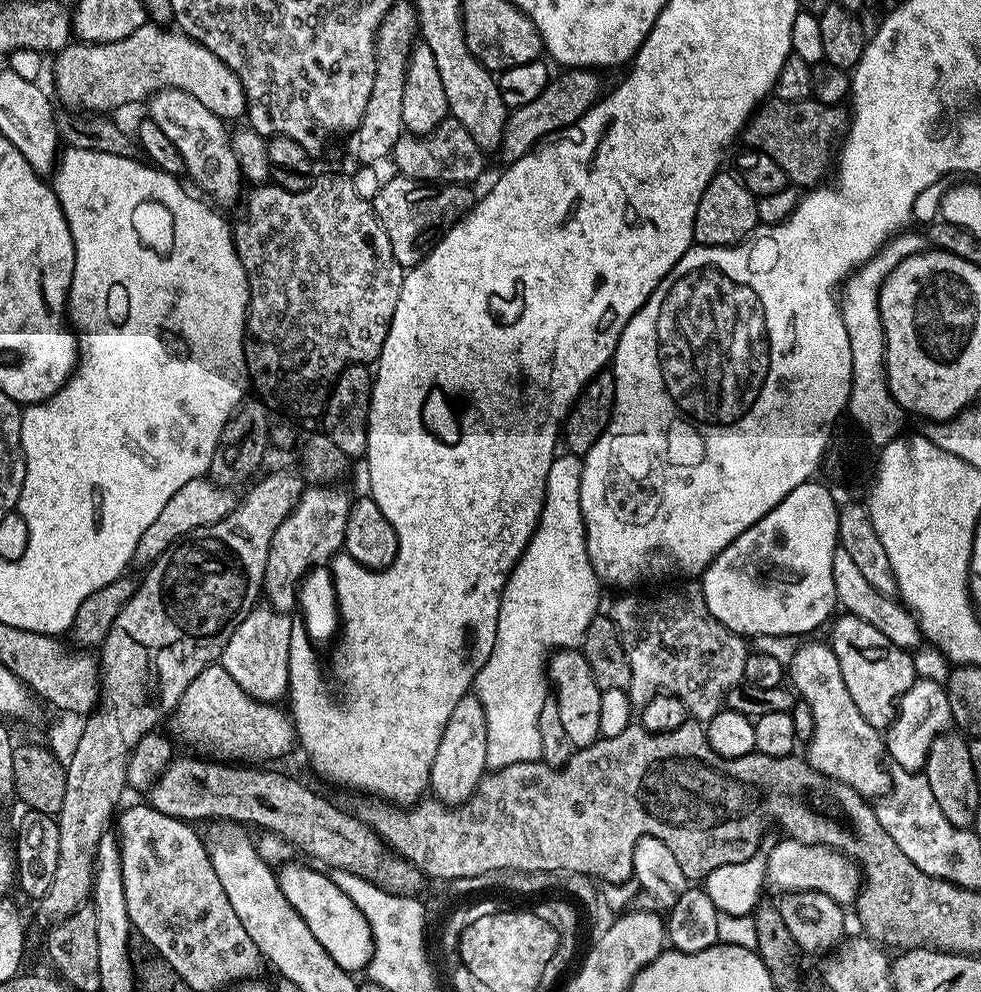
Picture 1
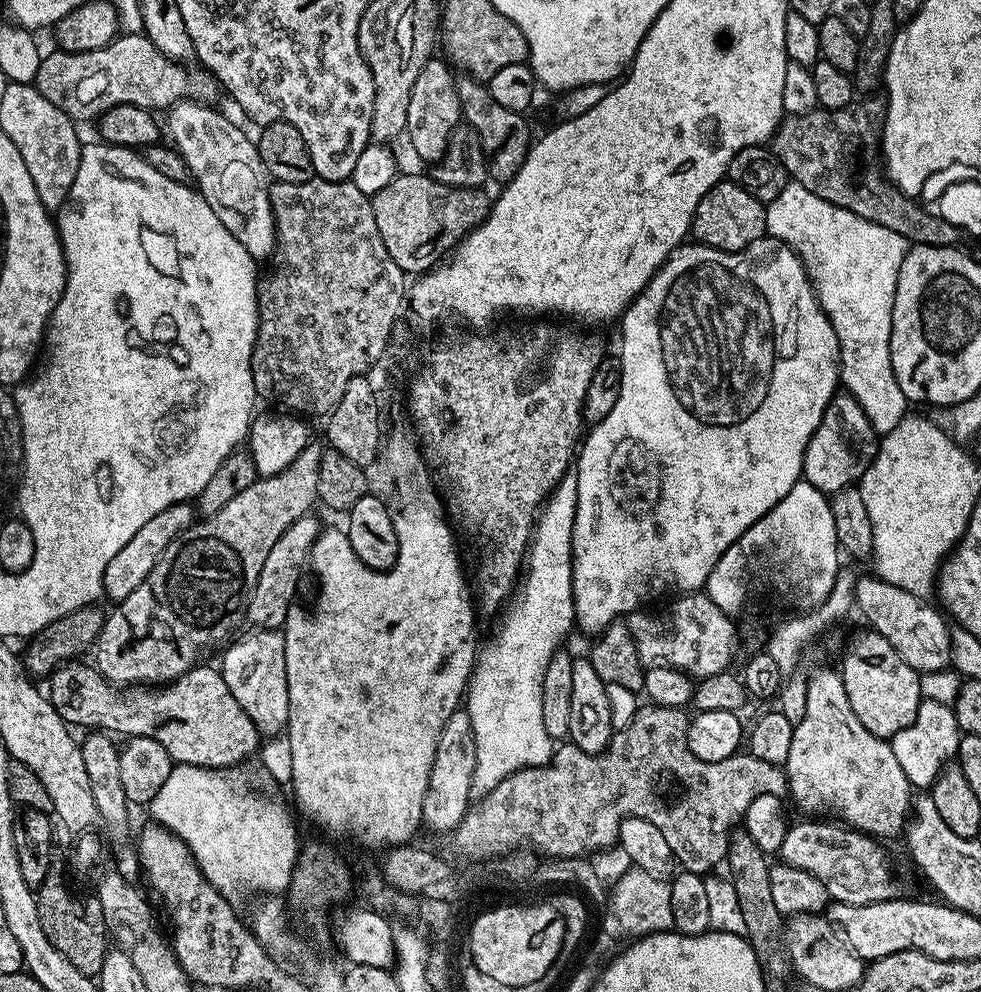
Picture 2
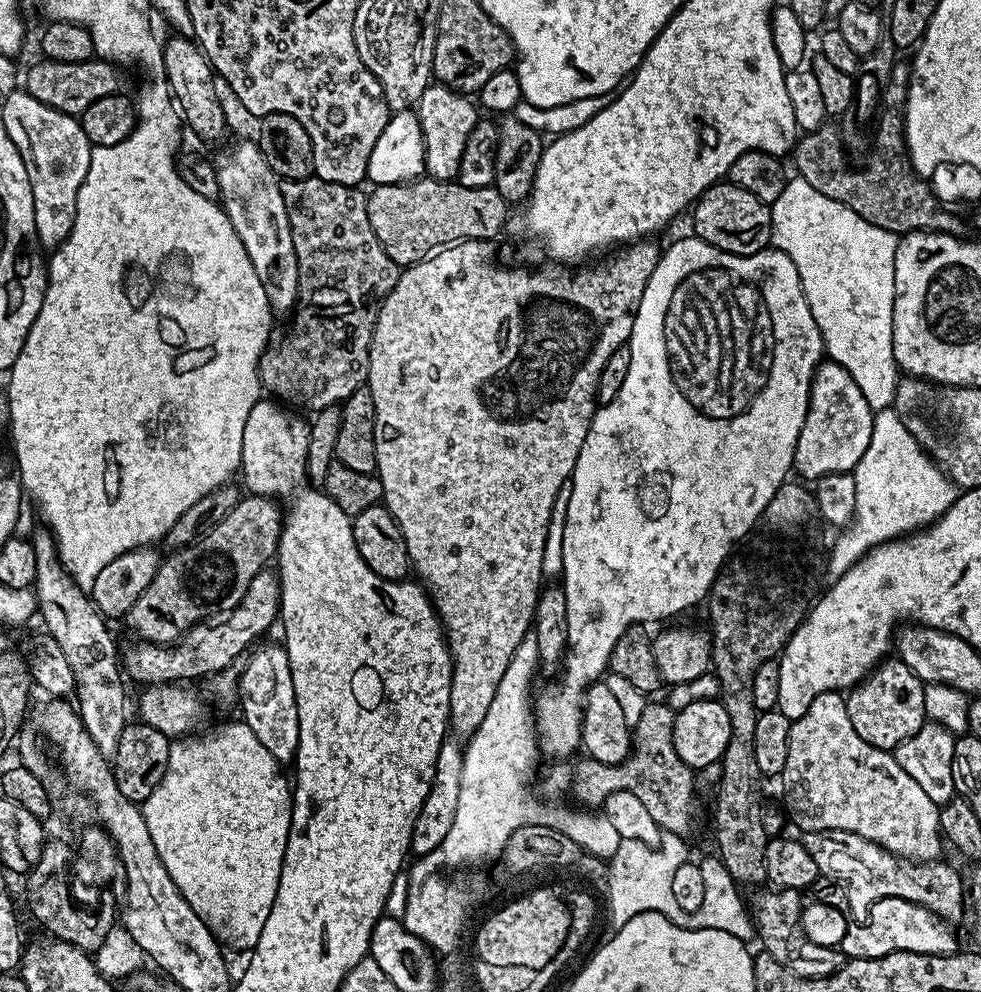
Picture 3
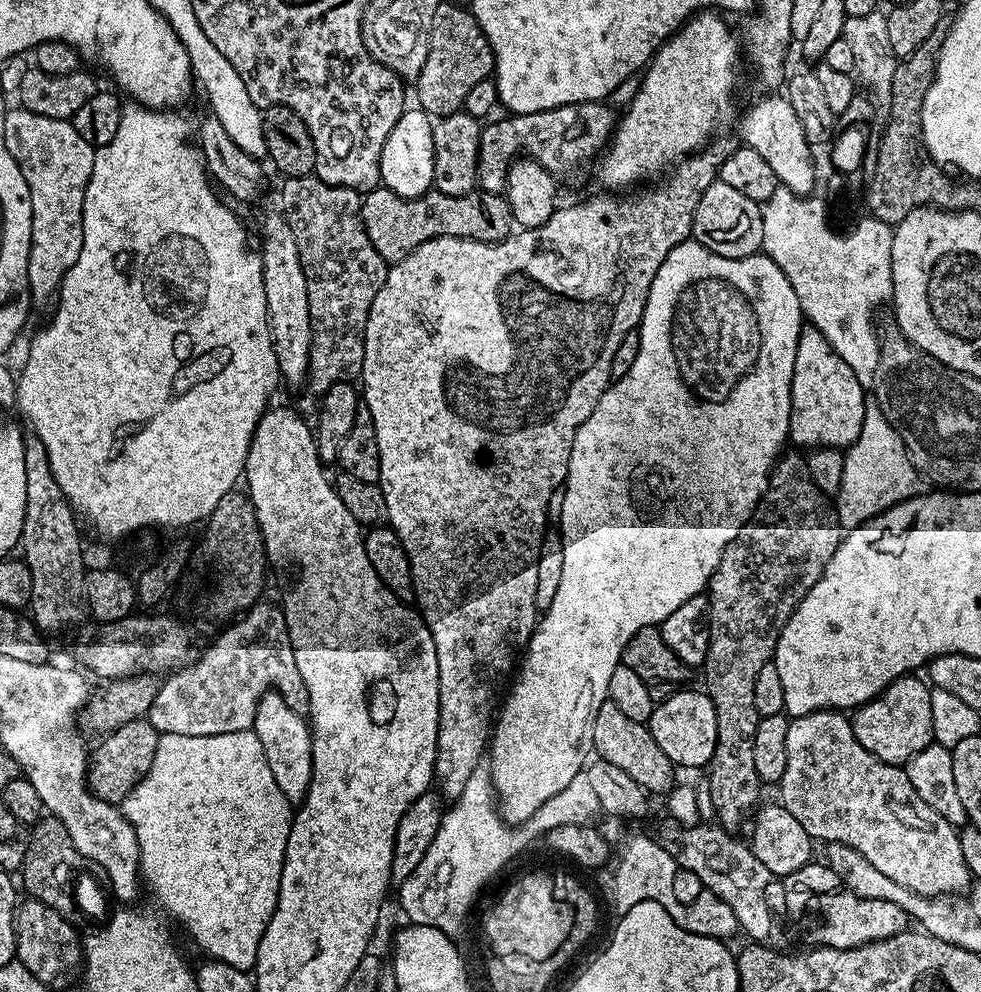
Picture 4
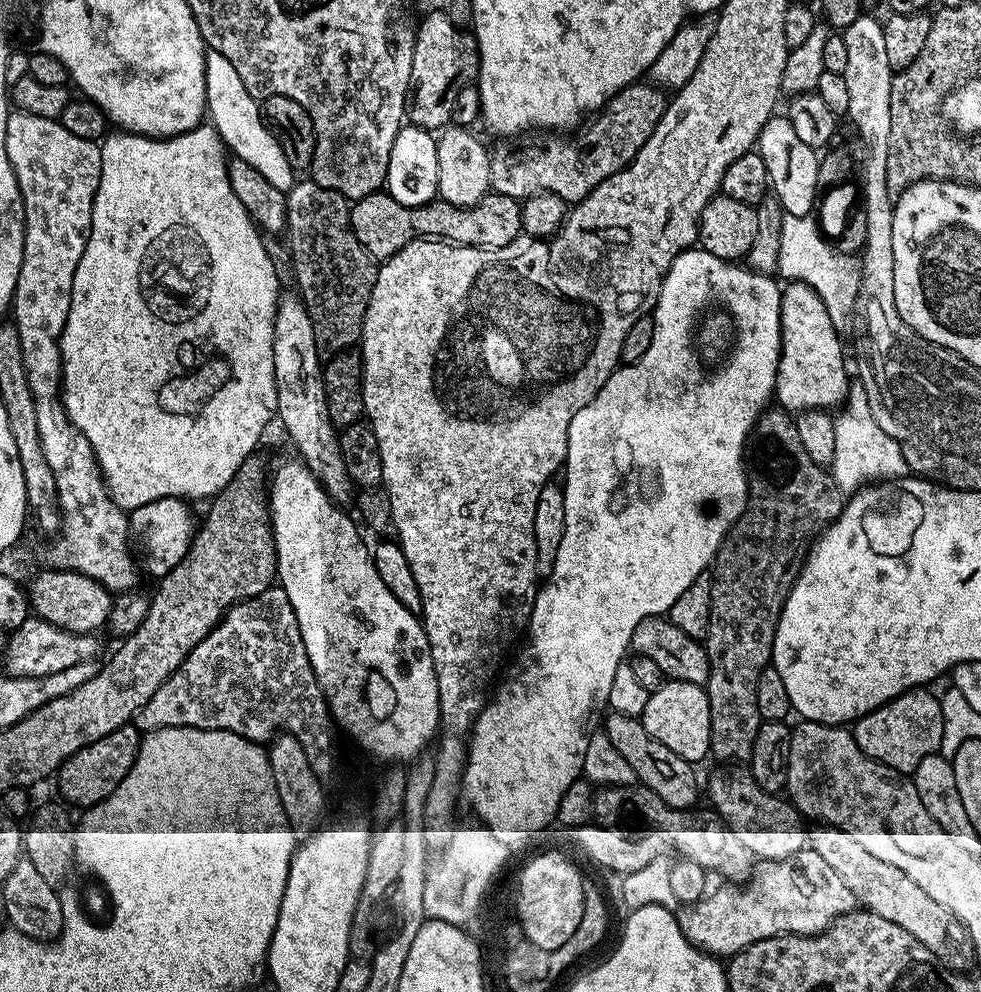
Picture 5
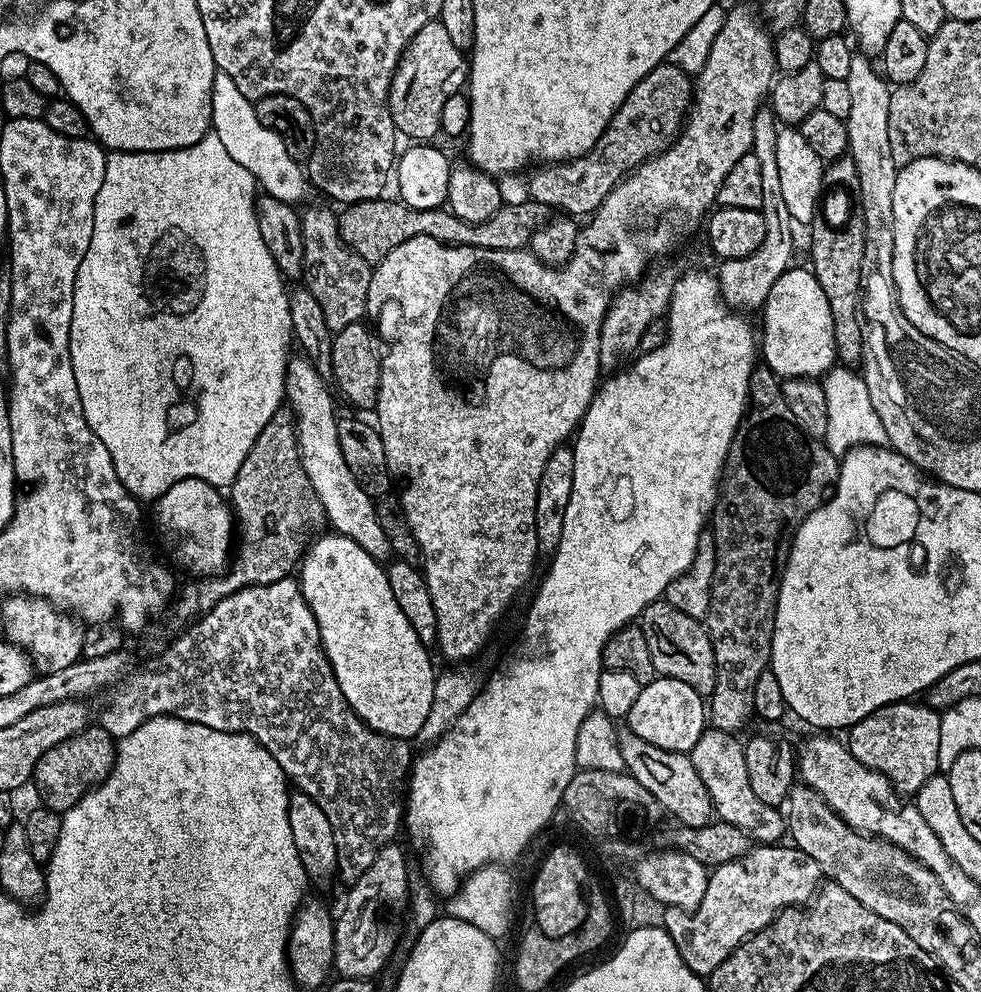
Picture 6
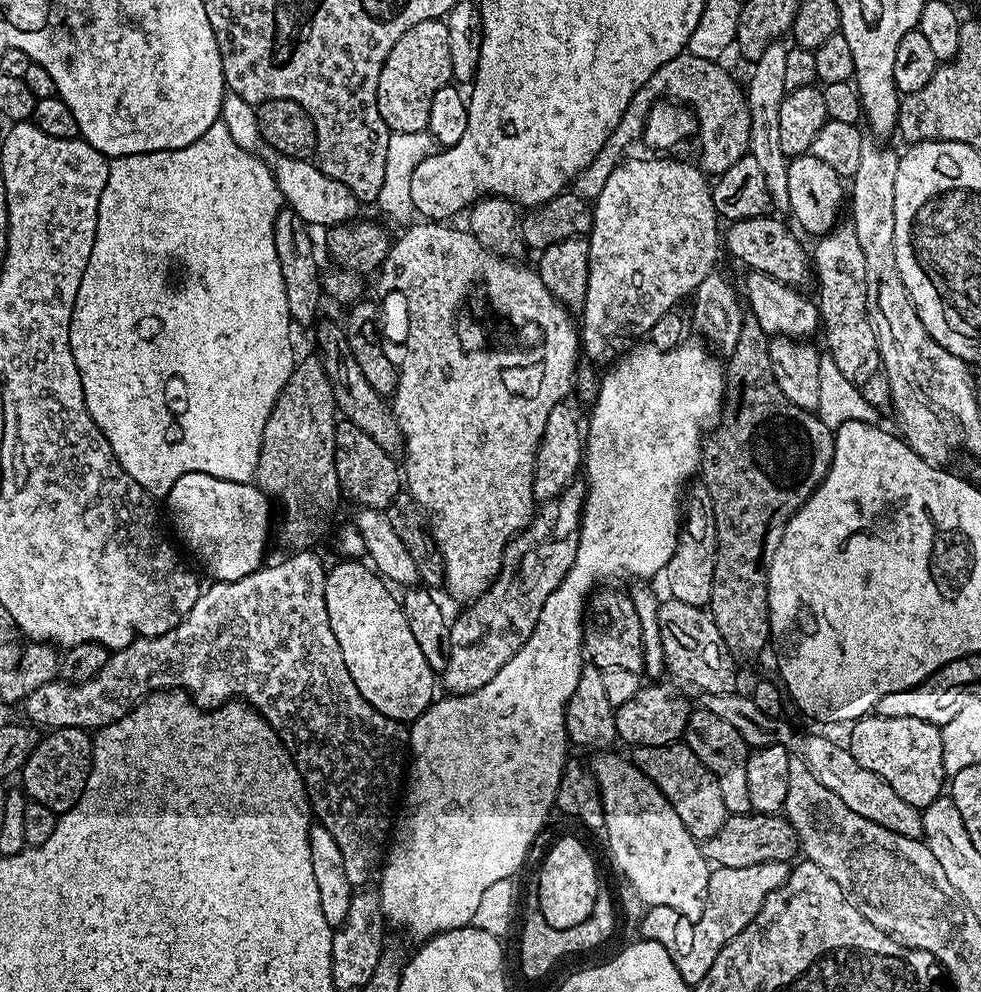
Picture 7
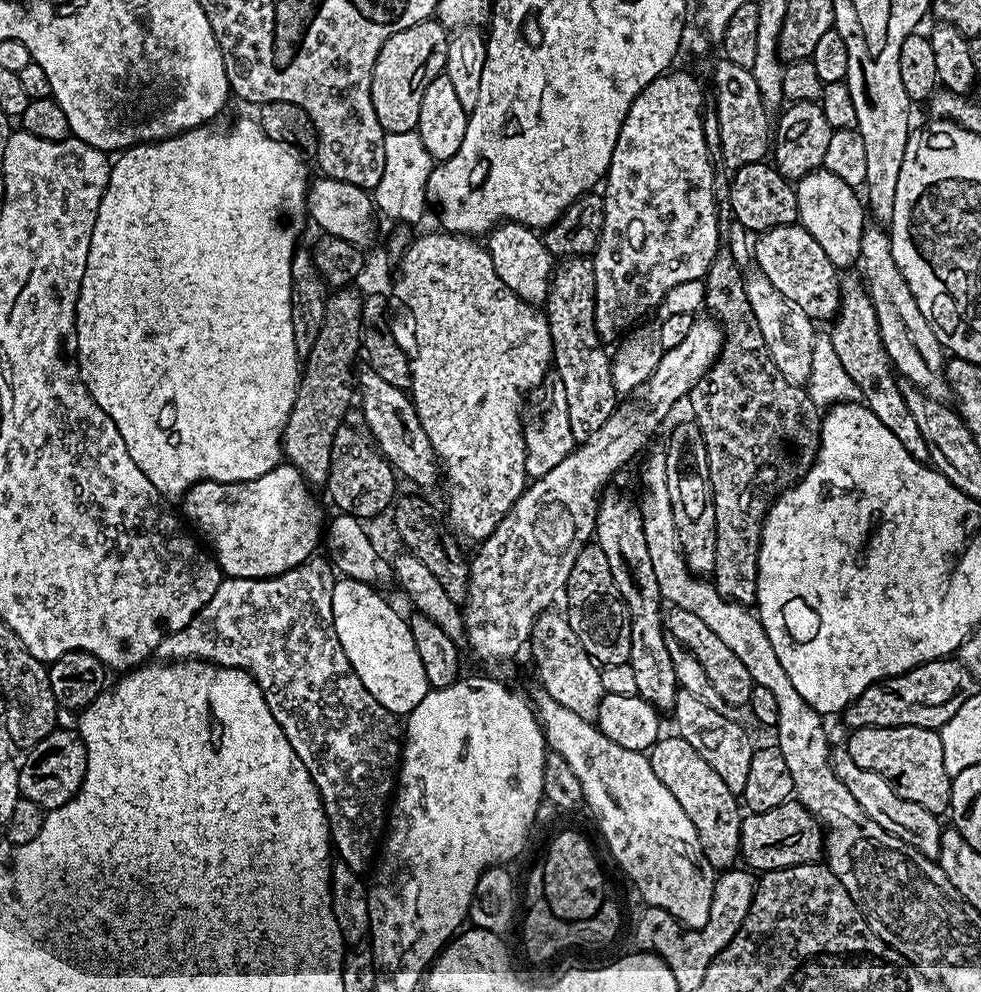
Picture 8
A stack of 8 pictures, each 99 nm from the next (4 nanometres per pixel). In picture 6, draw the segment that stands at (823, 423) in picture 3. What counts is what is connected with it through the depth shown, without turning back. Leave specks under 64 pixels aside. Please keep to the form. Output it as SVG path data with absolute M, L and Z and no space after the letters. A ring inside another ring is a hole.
M790 267L773 284L762 309L764 332L760 334L760 352L765 367L781 379L819 379L837 361L833 315L830 304L807 267Z

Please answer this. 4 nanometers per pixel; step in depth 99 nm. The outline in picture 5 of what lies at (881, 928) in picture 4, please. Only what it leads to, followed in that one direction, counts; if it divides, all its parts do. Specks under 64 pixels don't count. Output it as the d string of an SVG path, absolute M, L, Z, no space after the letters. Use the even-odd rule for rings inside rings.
M809 851L807 856L809 864L805 868L792 860L757 863L746 882L721 883L717 892L709 891L695 904L681 907L678 919L682 934L709 956L731 958L754 942L771 936L815 936L836 917L855 911L856 895L838 878L826 858L814 851Z

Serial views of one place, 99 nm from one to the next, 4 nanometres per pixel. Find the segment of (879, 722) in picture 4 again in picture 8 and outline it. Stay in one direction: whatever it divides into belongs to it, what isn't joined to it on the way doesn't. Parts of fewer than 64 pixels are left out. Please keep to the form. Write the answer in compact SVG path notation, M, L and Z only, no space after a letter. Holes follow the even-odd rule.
M898 726L897 728L857 728L846 741L848 757L862 770L874 770L906 802L918 802L928 812L947 813L952 802L952 777L946 770L942 738L935 728Z

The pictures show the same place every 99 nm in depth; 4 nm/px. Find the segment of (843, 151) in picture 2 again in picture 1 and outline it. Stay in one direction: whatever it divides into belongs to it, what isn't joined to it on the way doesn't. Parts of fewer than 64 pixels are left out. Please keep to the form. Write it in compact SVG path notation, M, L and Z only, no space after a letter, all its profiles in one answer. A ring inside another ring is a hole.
M769 98L752 113L751 120L748 121L743 133L743 143L750 148L756 148L759 152L770 154L778 166L788 175L789 181L793 185L808 184L804 186L816 186L825 179L824 175L829 175L834 164L834 153L838 145L843 141L850 123L850 112L847 107L834 104L824 104L821 100L809 98L798 102L786 102Z

